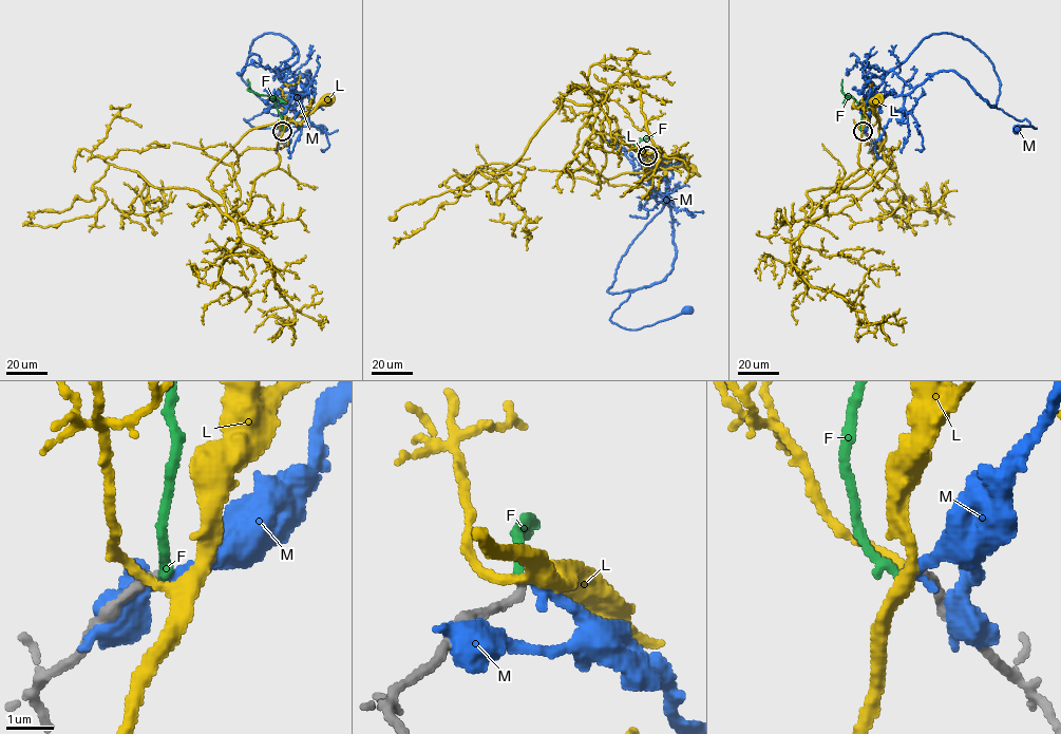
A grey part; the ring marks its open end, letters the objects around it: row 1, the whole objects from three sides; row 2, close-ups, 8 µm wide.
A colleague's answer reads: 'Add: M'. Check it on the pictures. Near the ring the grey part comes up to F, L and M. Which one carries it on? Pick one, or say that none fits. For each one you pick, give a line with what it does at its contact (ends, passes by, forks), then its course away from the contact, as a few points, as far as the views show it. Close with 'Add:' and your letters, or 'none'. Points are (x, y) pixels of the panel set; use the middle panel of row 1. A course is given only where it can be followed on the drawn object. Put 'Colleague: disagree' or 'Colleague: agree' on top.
Colleague: disagree
F: it ends there; it runs (647, 155), (624, 137), (612, 135)
Add: F

